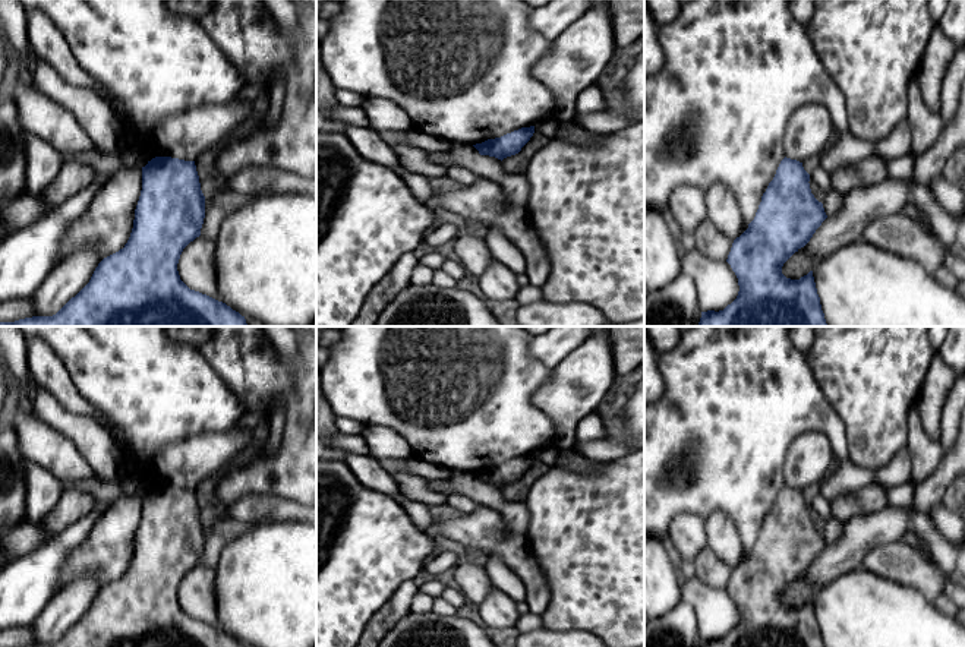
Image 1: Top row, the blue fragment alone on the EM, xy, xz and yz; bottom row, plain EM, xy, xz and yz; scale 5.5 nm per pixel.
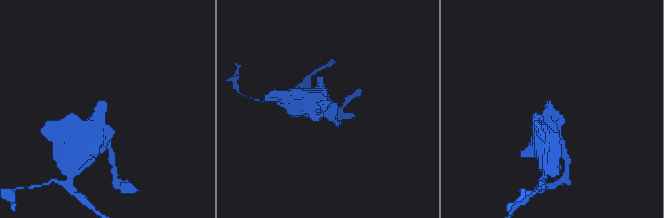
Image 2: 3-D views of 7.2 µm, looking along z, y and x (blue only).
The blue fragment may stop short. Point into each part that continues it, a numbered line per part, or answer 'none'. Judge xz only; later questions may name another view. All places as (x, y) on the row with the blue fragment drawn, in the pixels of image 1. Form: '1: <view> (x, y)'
none

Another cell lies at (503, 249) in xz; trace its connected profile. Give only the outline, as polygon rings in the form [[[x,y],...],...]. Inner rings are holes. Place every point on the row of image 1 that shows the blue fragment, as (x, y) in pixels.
[[[488,228],[485,242],[496,261],[508,266],[517,275],[526,272],[523,253],[501,231]]]

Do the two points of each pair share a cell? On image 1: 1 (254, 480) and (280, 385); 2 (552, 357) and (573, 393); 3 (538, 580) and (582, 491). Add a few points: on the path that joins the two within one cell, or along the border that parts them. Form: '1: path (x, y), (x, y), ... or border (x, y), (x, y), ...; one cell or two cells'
1: path (278, 460), (295, 444), (295, 410); one cell
2: border (583, 343), (554, 369); two cells
3: border (529, 539), (548, 586), (549, 603); two cells

